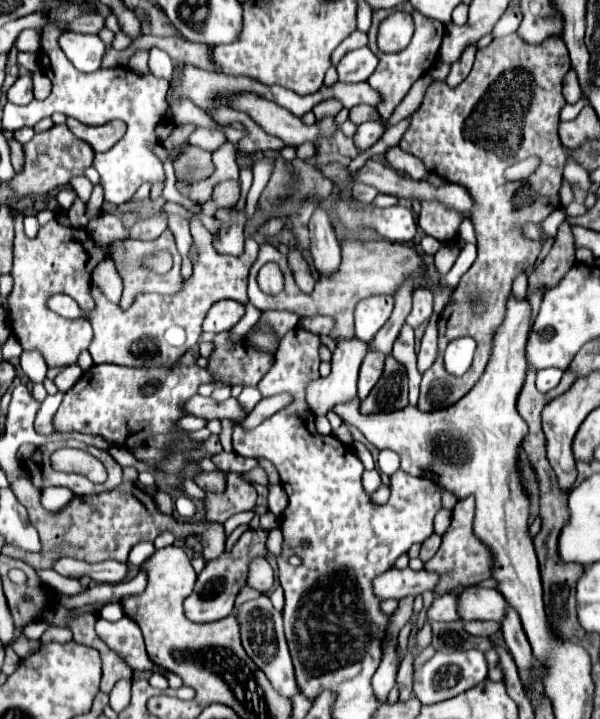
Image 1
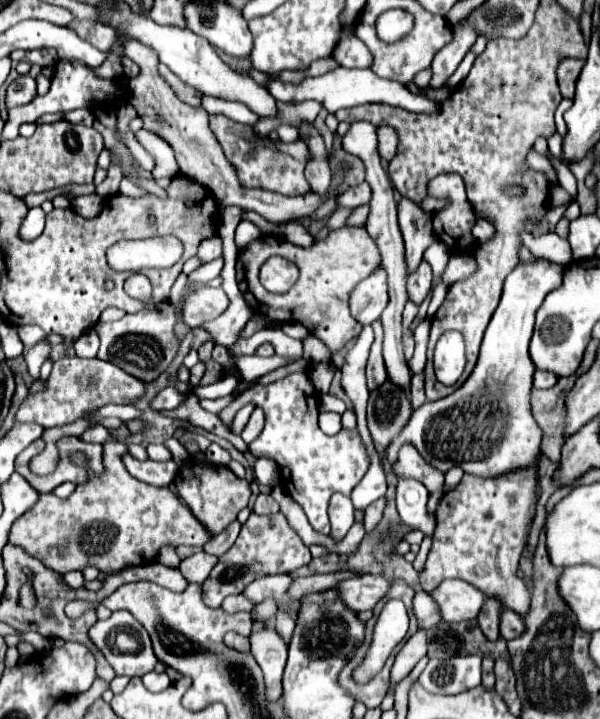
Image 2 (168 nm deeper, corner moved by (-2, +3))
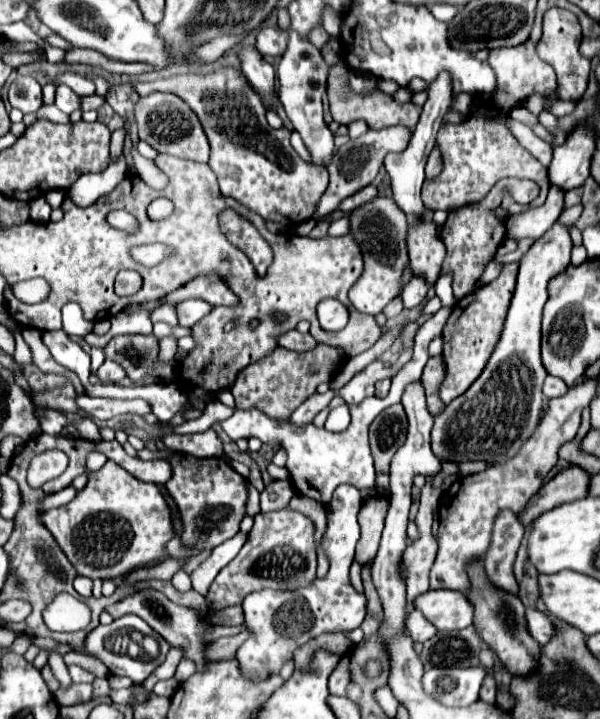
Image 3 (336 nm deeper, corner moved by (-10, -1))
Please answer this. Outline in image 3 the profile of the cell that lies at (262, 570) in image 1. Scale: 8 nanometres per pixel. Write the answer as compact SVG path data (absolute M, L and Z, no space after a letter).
M339 485L331 503L327 505L327 529L321 537L321 549L329 555L329 573L325 579L315 579L311 587L297 591L261 589L243 601L245 625L251 637L239 647L237 661L243 677L259 683L279 673L281 667L293 659L293 651L321 633L349 633L363 623L365 595L359 595L349 581L349 567L359 539L357 513L361 507L361 493L351 485Z

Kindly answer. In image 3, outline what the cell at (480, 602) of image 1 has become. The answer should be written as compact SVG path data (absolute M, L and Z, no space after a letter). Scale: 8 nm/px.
M451 589L427 591L413 599L413 609L421 611L439 631L465 629L473 623L473 609L465 593Z

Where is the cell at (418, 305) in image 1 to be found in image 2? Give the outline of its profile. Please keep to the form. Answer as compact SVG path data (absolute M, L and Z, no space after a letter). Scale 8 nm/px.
M423 261L415 275L411 275L411 279L407 281L407 293L409 293L409 301L413 301L415 305L421 305L423 299L431 293L431 267Z

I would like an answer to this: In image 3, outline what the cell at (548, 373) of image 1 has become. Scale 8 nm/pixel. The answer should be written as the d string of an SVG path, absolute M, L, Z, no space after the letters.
M547 375L545 385L543 385L543 395L545 395L545 397L549 397L549 399L553 399L553 397L561 397L567 389L569 389L569 387L567 387L561 379Z

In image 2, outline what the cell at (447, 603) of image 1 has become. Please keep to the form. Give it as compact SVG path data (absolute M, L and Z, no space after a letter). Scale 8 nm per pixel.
M425 591L415 593L413 611L417 615L417 621L419 621L421 629L429 629L429 627L433 627L433 625L437 625L441 621L441 611L439 611L437 601Z

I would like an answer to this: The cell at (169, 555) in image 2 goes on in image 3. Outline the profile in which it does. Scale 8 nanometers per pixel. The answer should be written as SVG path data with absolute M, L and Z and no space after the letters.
M181 569L181 571L177 571L175 573L175 577L173 577L173 587L177 589L177 591L189 591L191 589L191 579L189 579L189 575Z

